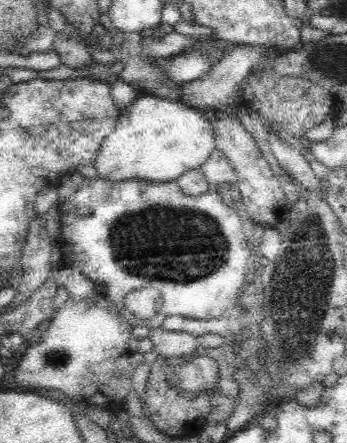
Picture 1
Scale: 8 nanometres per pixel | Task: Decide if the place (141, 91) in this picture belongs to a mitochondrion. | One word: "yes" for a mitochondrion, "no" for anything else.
no

